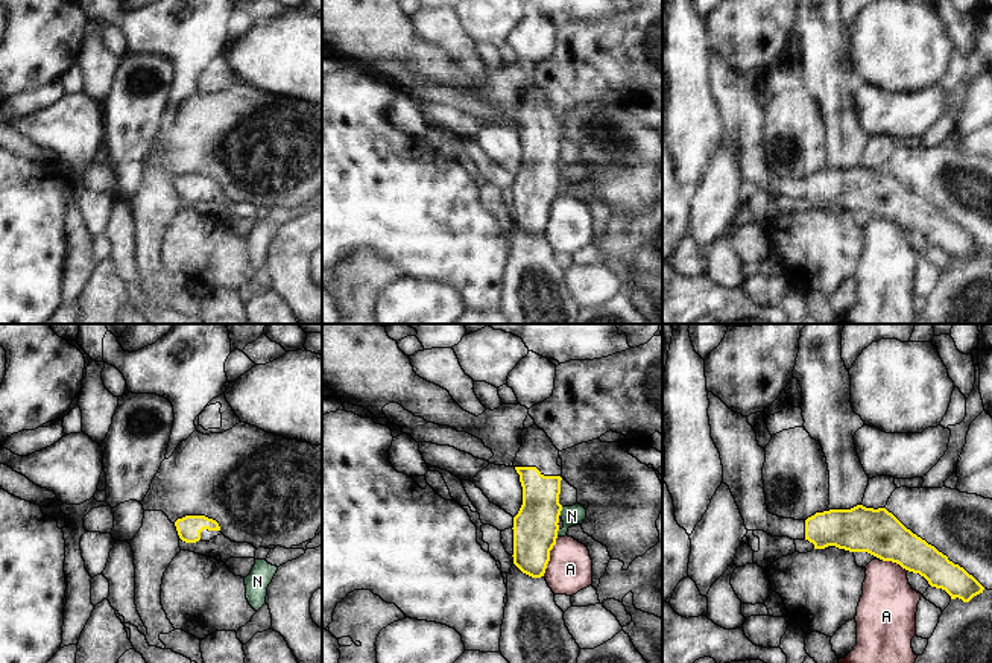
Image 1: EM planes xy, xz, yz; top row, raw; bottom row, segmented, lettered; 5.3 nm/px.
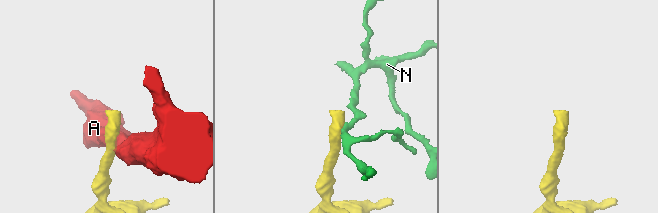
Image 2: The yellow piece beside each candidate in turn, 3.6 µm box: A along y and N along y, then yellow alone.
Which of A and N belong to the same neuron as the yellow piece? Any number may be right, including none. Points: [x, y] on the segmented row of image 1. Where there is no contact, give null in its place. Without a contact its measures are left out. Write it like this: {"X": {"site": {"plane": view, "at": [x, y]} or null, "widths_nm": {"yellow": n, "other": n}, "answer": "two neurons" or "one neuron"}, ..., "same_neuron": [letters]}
{"A": {"site": {"plane": "xz", "at": [549, 557]}, "widths_nm": {"yellow": 240, "other": 240}, "answer": "two neurons"}, "N": {"site": {"plane": "xz", "at": [561, 510]}, "widths_nm": {"yellow": 240, "other": 110}, "answer": "two neurons"}, "same_neuron": []}

